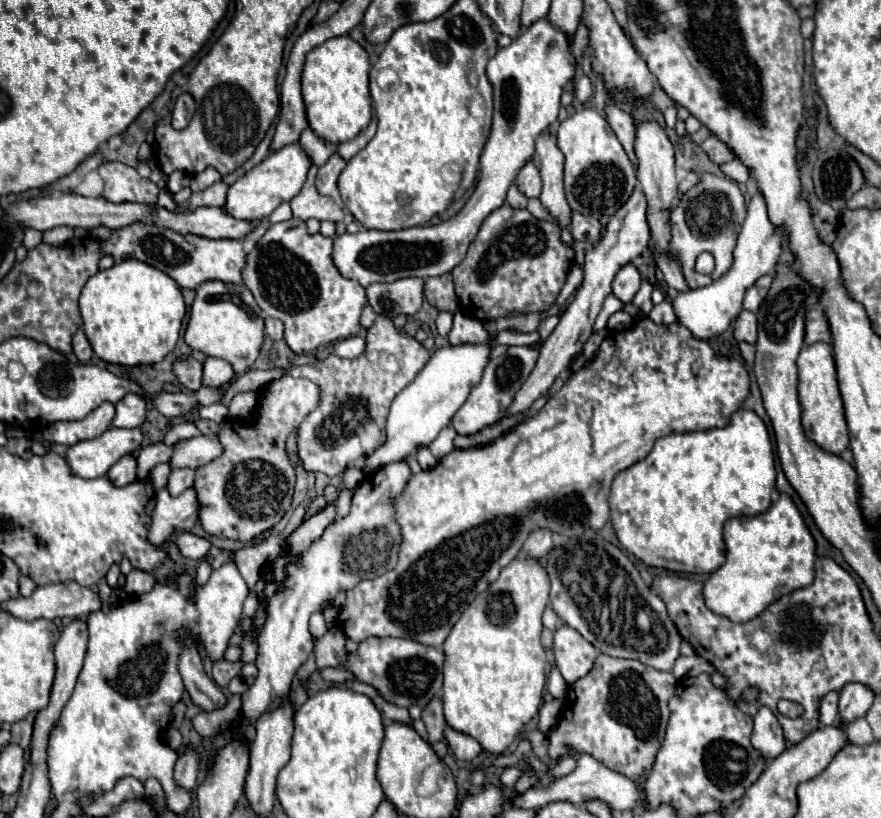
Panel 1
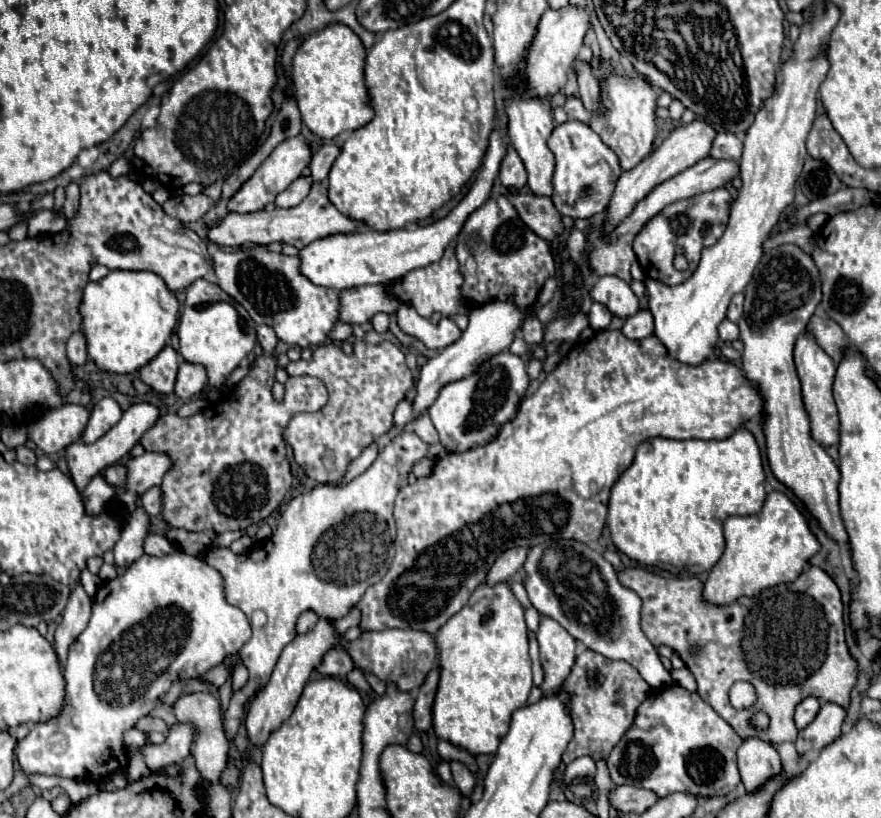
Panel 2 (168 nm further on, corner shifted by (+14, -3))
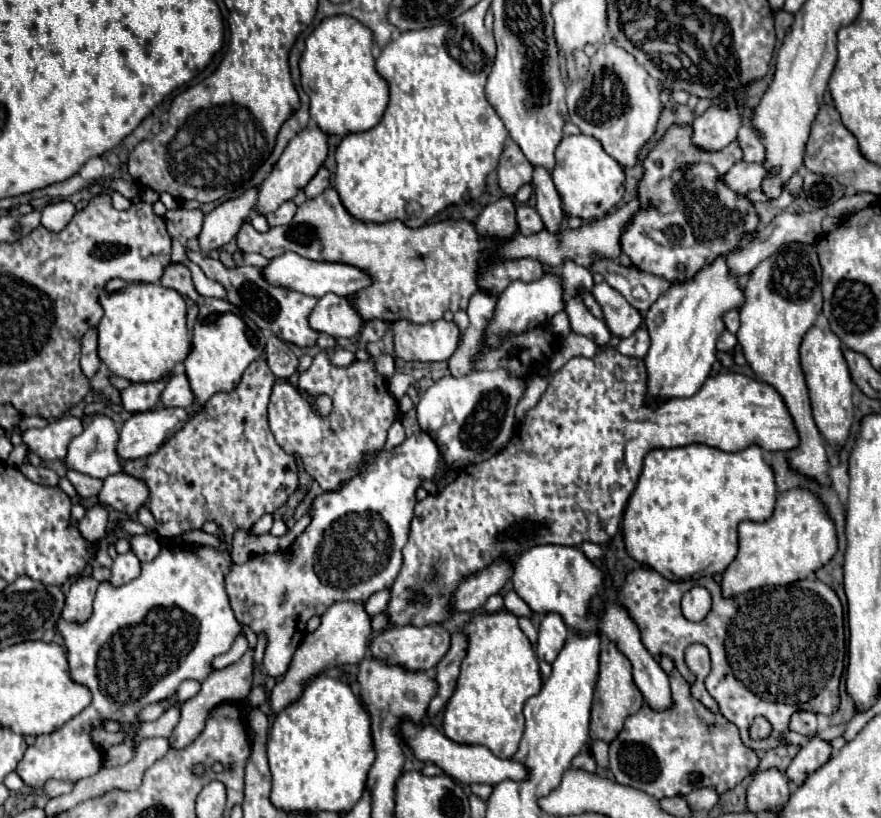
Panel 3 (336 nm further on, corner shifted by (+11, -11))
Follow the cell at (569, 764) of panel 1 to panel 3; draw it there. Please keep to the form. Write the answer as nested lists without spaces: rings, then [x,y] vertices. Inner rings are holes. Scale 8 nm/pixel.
[[[676,669],[669,674],[669,681],[672,705],[664,711],[654,711],[652,707],[644,705],[636,715],[626,719],[618,739],[610,743],[610,771],[614,773],[616,781],[620,785],[644,791],[656,799],[688,795],[690,791],[702,787],[712,787],[718,795],[734,789],[758,767],[758,755],[752,749],[744,747],[736,725],[728,723],[720,713],[712,713],[708,707],[704,707],[690,695],[690,685]]]

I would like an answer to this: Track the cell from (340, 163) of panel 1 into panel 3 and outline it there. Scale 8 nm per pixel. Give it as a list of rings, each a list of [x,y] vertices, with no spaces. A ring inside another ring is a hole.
[[[286,201],[272,215],[266,215],[266,219],[268,219],[268,225],[270,227],[276,227],[276,225],[290,223],[294,215],[296,215],[296,203],[294,201]]]

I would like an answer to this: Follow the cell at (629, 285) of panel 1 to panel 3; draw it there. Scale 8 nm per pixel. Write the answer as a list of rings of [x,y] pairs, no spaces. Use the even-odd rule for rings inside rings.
[[[608,283],[594,285],[592,295],[602,307],[604,321],[614,335],[628,337],[642,325],[642,315]]]

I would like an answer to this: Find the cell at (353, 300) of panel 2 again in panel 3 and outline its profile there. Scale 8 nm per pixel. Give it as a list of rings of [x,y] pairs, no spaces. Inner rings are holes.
[[[334,293],[324,295],[310,313],[310,327],[332,337],[354,337],[362,327],[362,317],[352,299]]]

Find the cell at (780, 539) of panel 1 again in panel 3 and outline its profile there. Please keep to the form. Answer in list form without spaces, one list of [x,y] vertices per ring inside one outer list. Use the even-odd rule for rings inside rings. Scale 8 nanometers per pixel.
[[[806,489],[784,491],[780,493],[774,507],[774,515],[770,519],[762,523],[742,521],[738,525],[738,555],[722,575],[722,583],[720,583],[722,597],[736,597],[736,595],[742,595],[746,591],[760,589],[766,585],[790,585],[800,579],[806,579],[808,573],[814,573],[816,569],[826,565],[834,557],[836,549],[838,549],[838,541],[836,541],[834,523],[822,509],[816,495]]]

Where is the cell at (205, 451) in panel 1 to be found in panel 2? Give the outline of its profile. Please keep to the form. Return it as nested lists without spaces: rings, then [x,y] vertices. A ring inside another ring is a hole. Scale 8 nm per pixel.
[[[143,453],[141,457],[129,459],[125,489],[115,487],[115,499],[125,509],[133,511],[135,501],[151,487],[159,487],[163,475],[171,469],[171,459],[165,453]]]

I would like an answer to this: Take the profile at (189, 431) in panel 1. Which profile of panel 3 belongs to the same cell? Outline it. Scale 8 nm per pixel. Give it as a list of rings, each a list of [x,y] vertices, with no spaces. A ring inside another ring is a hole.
[[[96,413],[90,425],[68,445],[66,465],[98,479],[122,473],[122,461],[114,451],[116,441],[118,429],[114,421],[104,413]]]

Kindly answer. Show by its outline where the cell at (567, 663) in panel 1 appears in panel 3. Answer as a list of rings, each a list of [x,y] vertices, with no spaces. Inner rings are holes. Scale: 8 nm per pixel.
[[[548,613],[538,629],[538,647],[536,647],[538,659],[552,663],[560,653],[560,649],[564,647],[566,639],[568,639],[568,627],[564,625],[562,617],[556,613]]]

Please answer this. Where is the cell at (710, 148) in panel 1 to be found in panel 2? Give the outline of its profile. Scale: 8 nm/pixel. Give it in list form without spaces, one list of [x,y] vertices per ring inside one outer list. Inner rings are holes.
[[[727,131],[717,133],[717,137],[713,141],[711,157],[739,161],[741,159],[741,153],[743,153],[743,141],[735,133],[727,133]]]

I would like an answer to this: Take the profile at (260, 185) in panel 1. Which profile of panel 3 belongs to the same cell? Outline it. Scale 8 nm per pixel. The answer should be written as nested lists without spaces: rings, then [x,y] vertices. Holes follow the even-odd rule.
[[[314,127],[310,131],[306,131],[306,129],[300,131],[294,139],[290,139],[280,161],[274,165],[270,175],[264,179],[260,193],[258,193],[258,203],[254,209],[262,215],[268,215],[268,213],[276,211],[284,201],[294,199],[298,189],[306,187],[306,183],[316,175],[316,171],[324,163],[326,155],[328,155],[328,135],[326,133],[322,133],[318,127]]]

